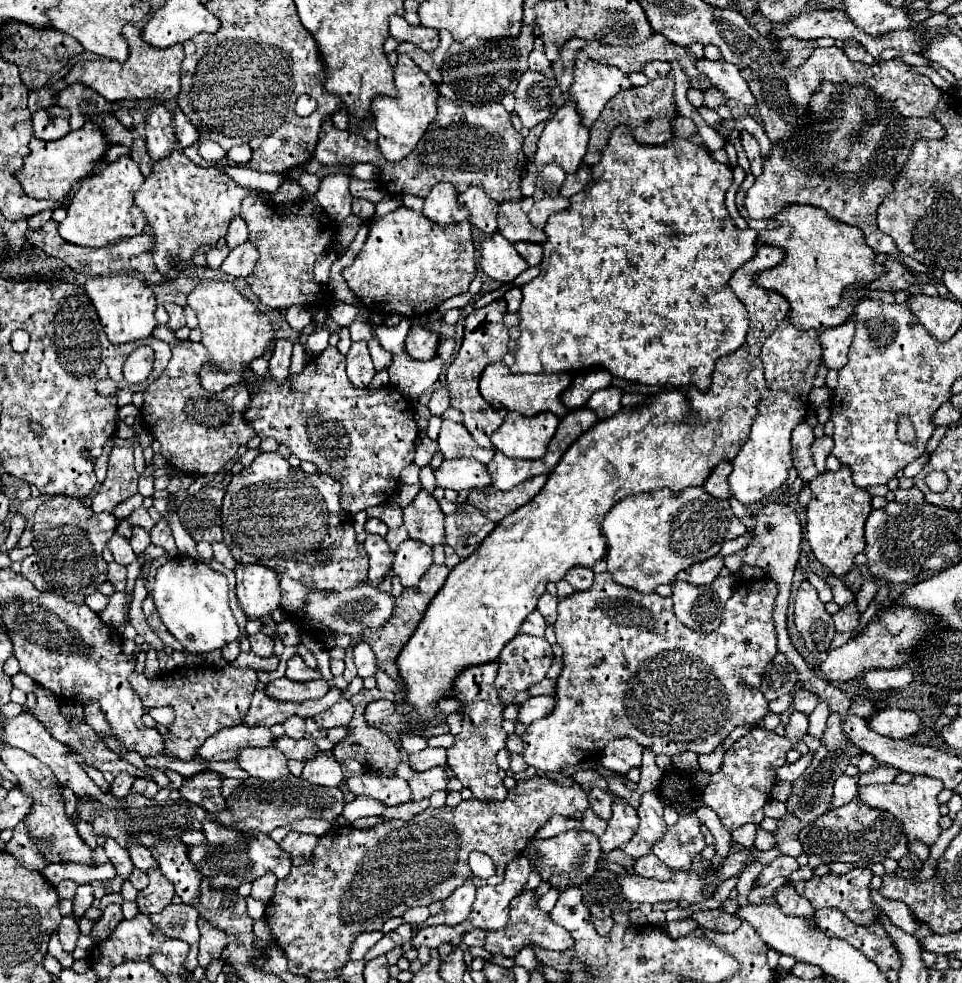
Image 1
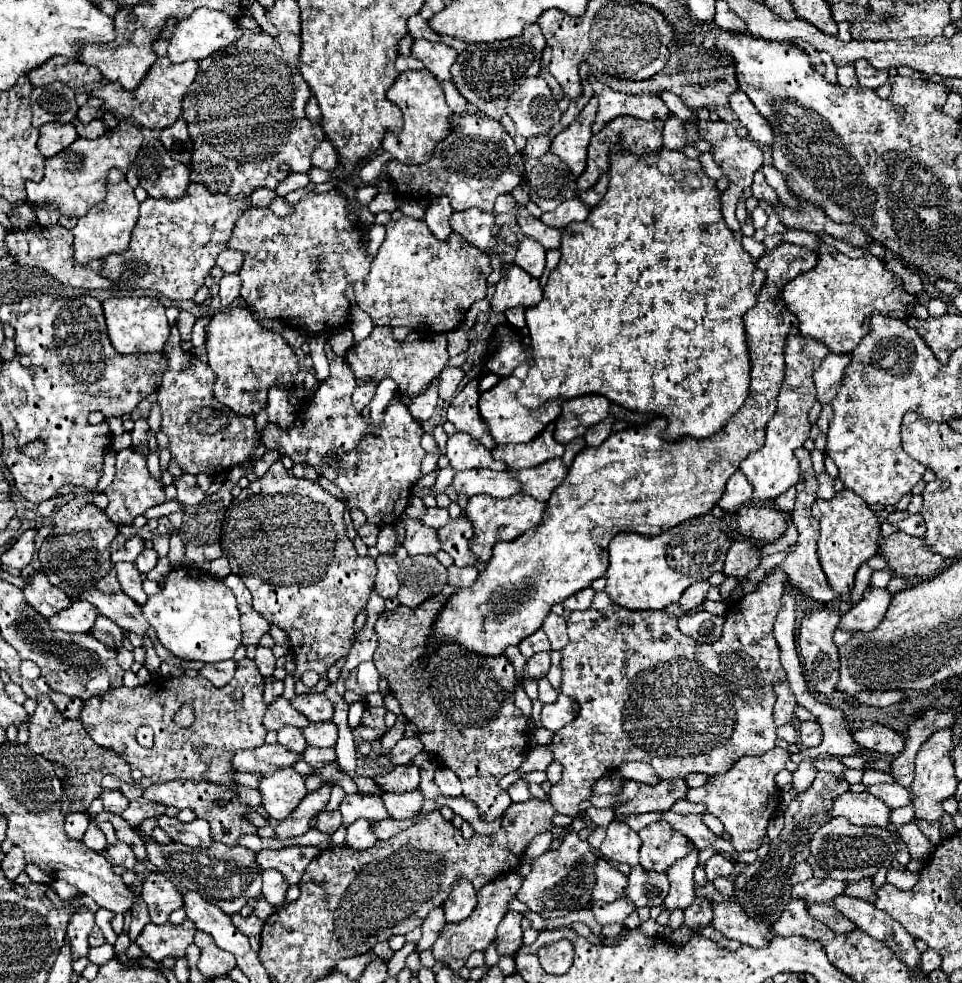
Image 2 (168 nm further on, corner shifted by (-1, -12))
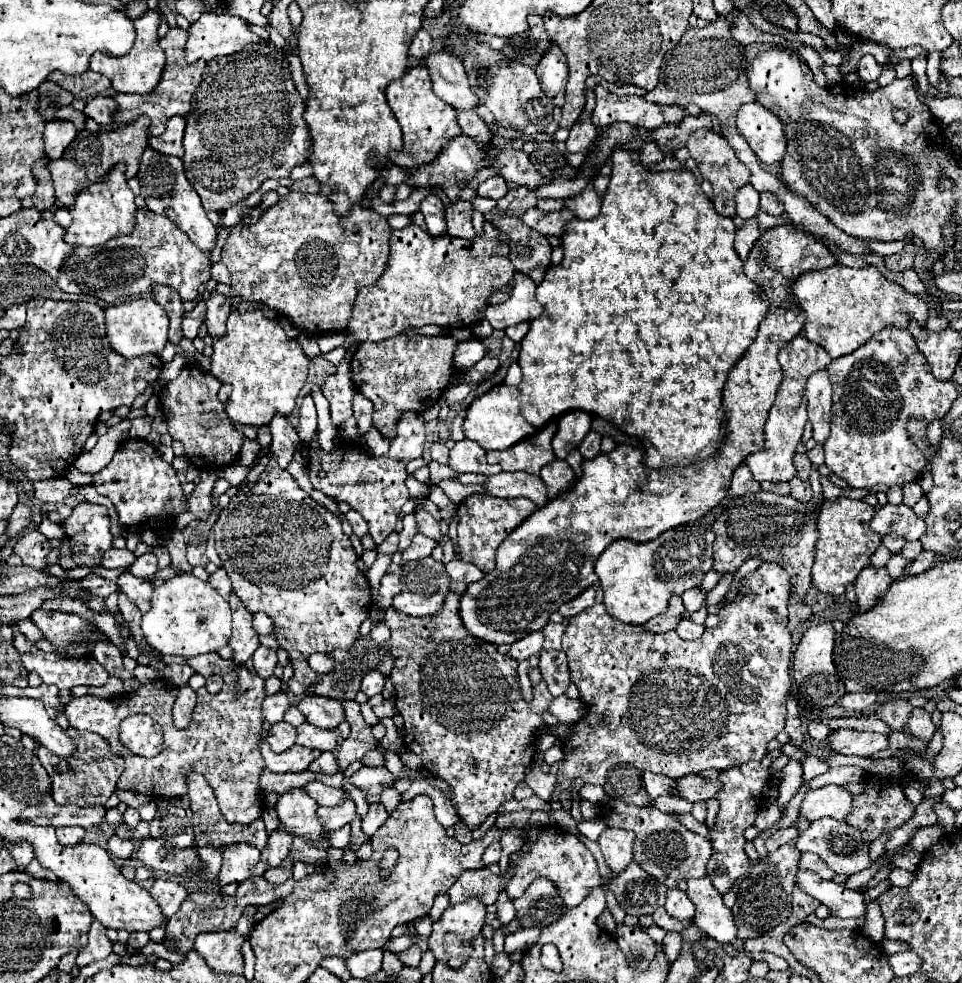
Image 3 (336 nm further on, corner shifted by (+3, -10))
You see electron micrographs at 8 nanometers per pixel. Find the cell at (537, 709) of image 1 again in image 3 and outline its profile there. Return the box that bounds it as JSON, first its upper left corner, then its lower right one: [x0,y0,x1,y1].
[550,695,588,723]

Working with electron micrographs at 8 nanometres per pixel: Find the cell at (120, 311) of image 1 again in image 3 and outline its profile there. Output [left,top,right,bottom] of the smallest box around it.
[106,297,168,359]

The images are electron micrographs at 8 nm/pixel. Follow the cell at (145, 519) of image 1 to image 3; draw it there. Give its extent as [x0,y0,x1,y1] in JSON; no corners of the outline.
[100,549,136,569]

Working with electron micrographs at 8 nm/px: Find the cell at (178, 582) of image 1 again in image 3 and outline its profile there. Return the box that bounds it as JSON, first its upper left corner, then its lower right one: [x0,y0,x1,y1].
[142,573,232,657]

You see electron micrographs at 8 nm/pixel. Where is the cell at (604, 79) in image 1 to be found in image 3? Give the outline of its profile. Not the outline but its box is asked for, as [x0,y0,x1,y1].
[592,87,684,129]

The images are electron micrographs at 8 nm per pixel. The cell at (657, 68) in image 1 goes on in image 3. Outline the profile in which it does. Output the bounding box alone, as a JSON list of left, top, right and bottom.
[688,129,750,217]

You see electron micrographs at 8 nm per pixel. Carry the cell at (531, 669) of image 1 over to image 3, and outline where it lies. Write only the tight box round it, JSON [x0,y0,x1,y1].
[538,651,570,697]

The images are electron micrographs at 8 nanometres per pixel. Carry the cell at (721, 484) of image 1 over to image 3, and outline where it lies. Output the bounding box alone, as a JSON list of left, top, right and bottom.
[730,463,760,495]

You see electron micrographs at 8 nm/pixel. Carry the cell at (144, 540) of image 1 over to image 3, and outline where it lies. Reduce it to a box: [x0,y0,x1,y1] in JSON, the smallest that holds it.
[130,553,156,579]

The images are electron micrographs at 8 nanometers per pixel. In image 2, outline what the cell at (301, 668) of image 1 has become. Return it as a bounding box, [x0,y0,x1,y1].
[220,461,376,693]

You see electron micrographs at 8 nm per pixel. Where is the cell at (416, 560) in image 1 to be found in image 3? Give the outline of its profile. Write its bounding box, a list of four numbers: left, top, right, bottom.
[392,557,450,615]

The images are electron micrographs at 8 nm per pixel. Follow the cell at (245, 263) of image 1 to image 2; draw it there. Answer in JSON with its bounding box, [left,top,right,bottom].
[220,273,240,307]

